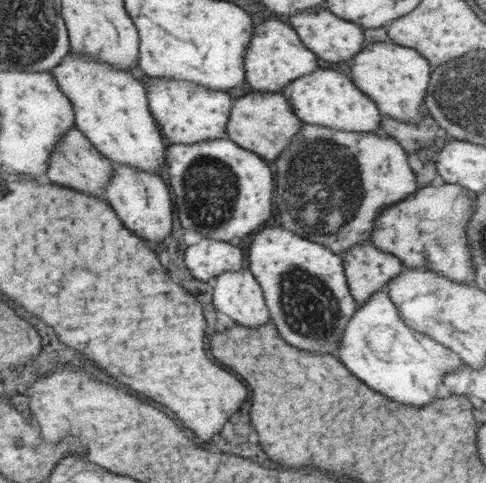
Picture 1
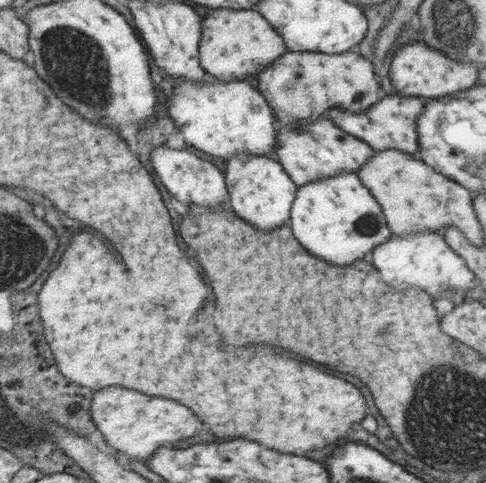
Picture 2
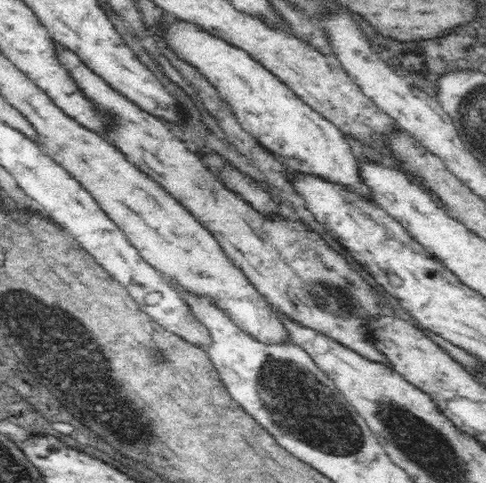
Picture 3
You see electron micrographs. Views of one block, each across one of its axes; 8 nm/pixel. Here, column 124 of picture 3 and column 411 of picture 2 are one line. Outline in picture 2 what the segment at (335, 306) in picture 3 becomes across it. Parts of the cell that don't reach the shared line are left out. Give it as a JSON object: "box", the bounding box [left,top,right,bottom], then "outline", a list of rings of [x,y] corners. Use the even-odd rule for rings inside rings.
{"box":[325,92,425,156],"outline":[[[395,92],[383,96],[381,100],[377,100],[377,104],[373,104],[371,108],[367,108],[367,112],[359,112],[359,114],[349,114],[343,110],[331,110],[325,116],[339,126],[341,130],[345,130],[347,134],[367,142],[371,146],[371,150],[379,152],[379,150],[401,150],[405,154],[417,156],[419,150],[419,142],[417,142],[417,116],[423,114],[423,104],[425,100],[417,98],[417,96],[399,96]]]}

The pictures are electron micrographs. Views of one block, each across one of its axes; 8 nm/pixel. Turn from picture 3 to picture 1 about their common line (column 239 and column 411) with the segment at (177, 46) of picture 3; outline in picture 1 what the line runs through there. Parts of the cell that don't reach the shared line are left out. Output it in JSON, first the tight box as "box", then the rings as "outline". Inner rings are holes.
{"box":[349,42,429,120],"outline":[[[367,42],[367,48],[351,60],[349,72],[351,82],[355,82],[359,90],[379,106],[379,114],[397,120],[419,118],[419,104],[423,100],[423,92],[427,92],[429,80],[429,62],[423,54],[413,48],[397,46],[395,42]]]}

